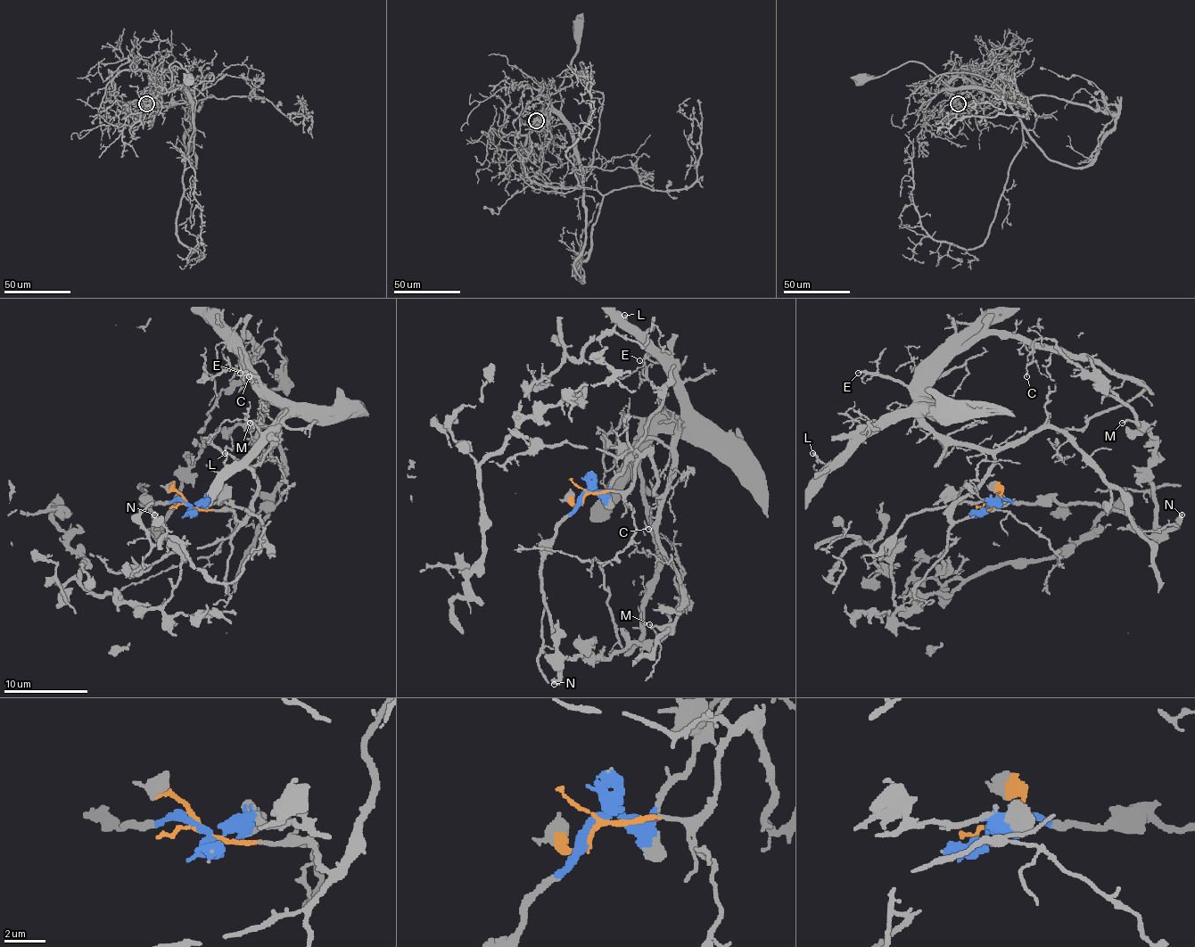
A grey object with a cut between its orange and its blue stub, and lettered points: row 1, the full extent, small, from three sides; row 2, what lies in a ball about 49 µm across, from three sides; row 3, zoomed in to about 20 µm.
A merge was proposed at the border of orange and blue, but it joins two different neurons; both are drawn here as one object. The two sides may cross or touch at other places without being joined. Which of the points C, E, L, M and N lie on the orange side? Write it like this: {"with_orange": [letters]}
{"with_orange": ["C", "E", "L"]}

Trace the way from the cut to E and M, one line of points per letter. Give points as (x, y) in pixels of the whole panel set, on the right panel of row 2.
E: (991, 501), (976, 516), (951, 518), (993, 457), (949, 445), (903, 384), (874, 372), (857, 374)
M: (991, 501), (1100, 504), (1123, 512), (1150, 535), (1155, 518), (1150, 474), (1155, 439), (1140, 424), (1121, 422)

